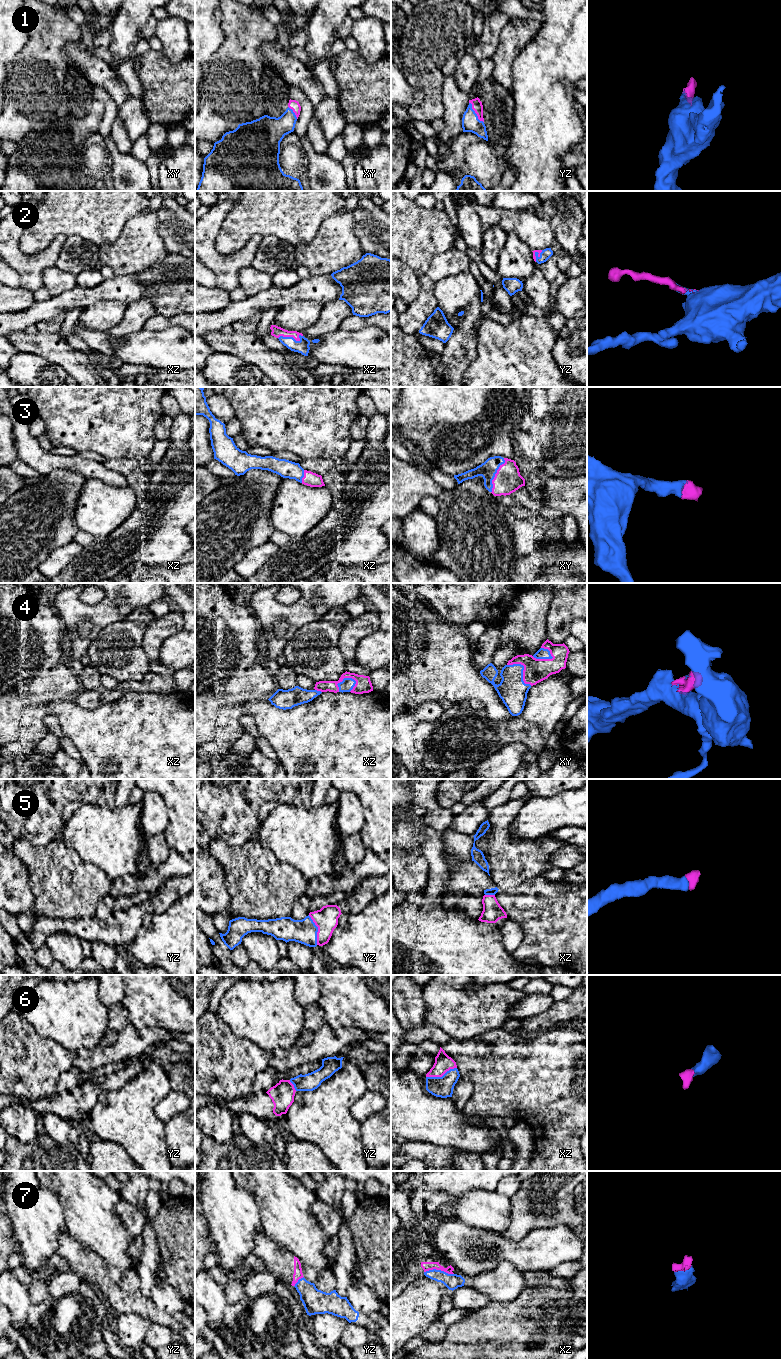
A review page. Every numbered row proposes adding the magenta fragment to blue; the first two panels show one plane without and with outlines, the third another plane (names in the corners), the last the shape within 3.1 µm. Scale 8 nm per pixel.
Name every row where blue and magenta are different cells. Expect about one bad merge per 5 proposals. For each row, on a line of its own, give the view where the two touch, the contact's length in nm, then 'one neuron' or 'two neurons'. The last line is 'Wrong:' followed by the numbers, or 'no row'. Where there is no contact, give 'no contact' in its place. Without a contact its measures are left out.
1: contact in yz; length 200 nm; one neuron
2: contact in xz; length 200 nm; one neuron
3: contact in xy; length 300 nm; one neuron
4: contact in xy; length 260 nm; one neuron
5: contact in yz; length 260 nm; one neuron
6: contact in xz; length 260 nm; one neuron
7: contact in xz; length 240 nm; one neuron
Wrong: no row

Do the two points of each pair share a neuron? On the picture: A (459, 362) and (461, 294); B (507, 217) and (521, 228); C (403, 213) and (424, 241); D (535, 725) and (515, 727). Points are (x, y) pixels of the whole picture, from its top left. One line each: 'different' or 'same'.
A: same
B: same
C: same
D: same

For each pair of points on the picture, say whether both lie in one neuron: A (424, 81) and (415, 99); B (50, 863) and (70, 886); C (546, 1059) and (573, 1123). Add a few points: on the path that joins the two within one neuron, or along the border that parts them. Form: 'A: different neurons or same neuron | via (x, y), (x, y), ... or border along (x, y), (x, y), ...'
A: different neurons | border along (403, 74), (406, 82), (422, 93), (420, 104)
B: same neuron | via (55, 869), (64, 880)
C: same neuron | via (550, 1075), (550, 1083), (557, 1090), (559, 1107)

